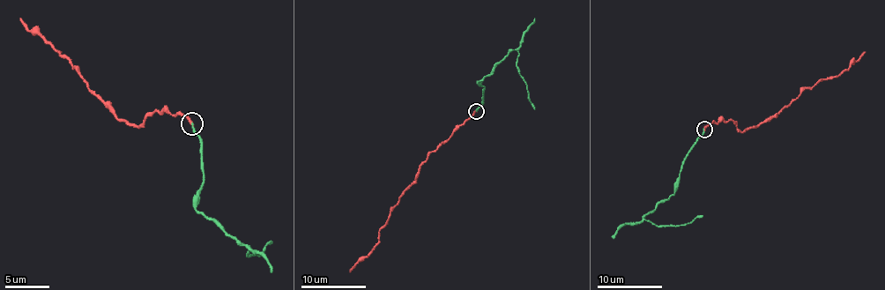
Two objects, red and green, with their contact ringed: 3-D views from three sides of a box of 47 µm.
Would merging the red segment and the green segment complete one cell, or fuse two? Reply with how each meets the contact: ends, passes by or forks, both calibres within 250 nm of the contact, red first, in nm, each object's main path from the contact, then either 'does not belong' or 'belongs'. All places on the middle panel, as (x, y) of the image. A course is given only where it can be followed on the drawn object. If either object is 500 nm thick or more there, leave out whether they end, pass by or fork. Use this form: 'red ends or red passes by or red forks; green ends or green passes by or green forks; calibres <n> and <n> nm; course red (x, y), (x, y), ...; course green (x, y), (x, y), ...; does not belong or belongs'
red ends; green ends; calibres 240 and 190 nm; course red (475, 110), (425, 162), (413, 182), (390, 211), (390, 219), (379, 231), (378, 244), (360, 258), (350, 271); course green (475, 110), (482, 104), (484, 91), (479, 83), (513, 50), (517, 52), (516, 63), (534, 108); belongs

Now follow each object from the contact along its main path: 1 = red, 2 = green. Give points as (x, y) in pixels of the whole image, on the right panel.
1: (703, 130), (712, 123), (730, 120), (741, 131), (755, 128), (776, 116), (805, 89), (837, 78), (865, 51)
2: (703, 130), (684, 160), (676, 191), (643, 218), (657, 226), (680, 226), (702, 216)

